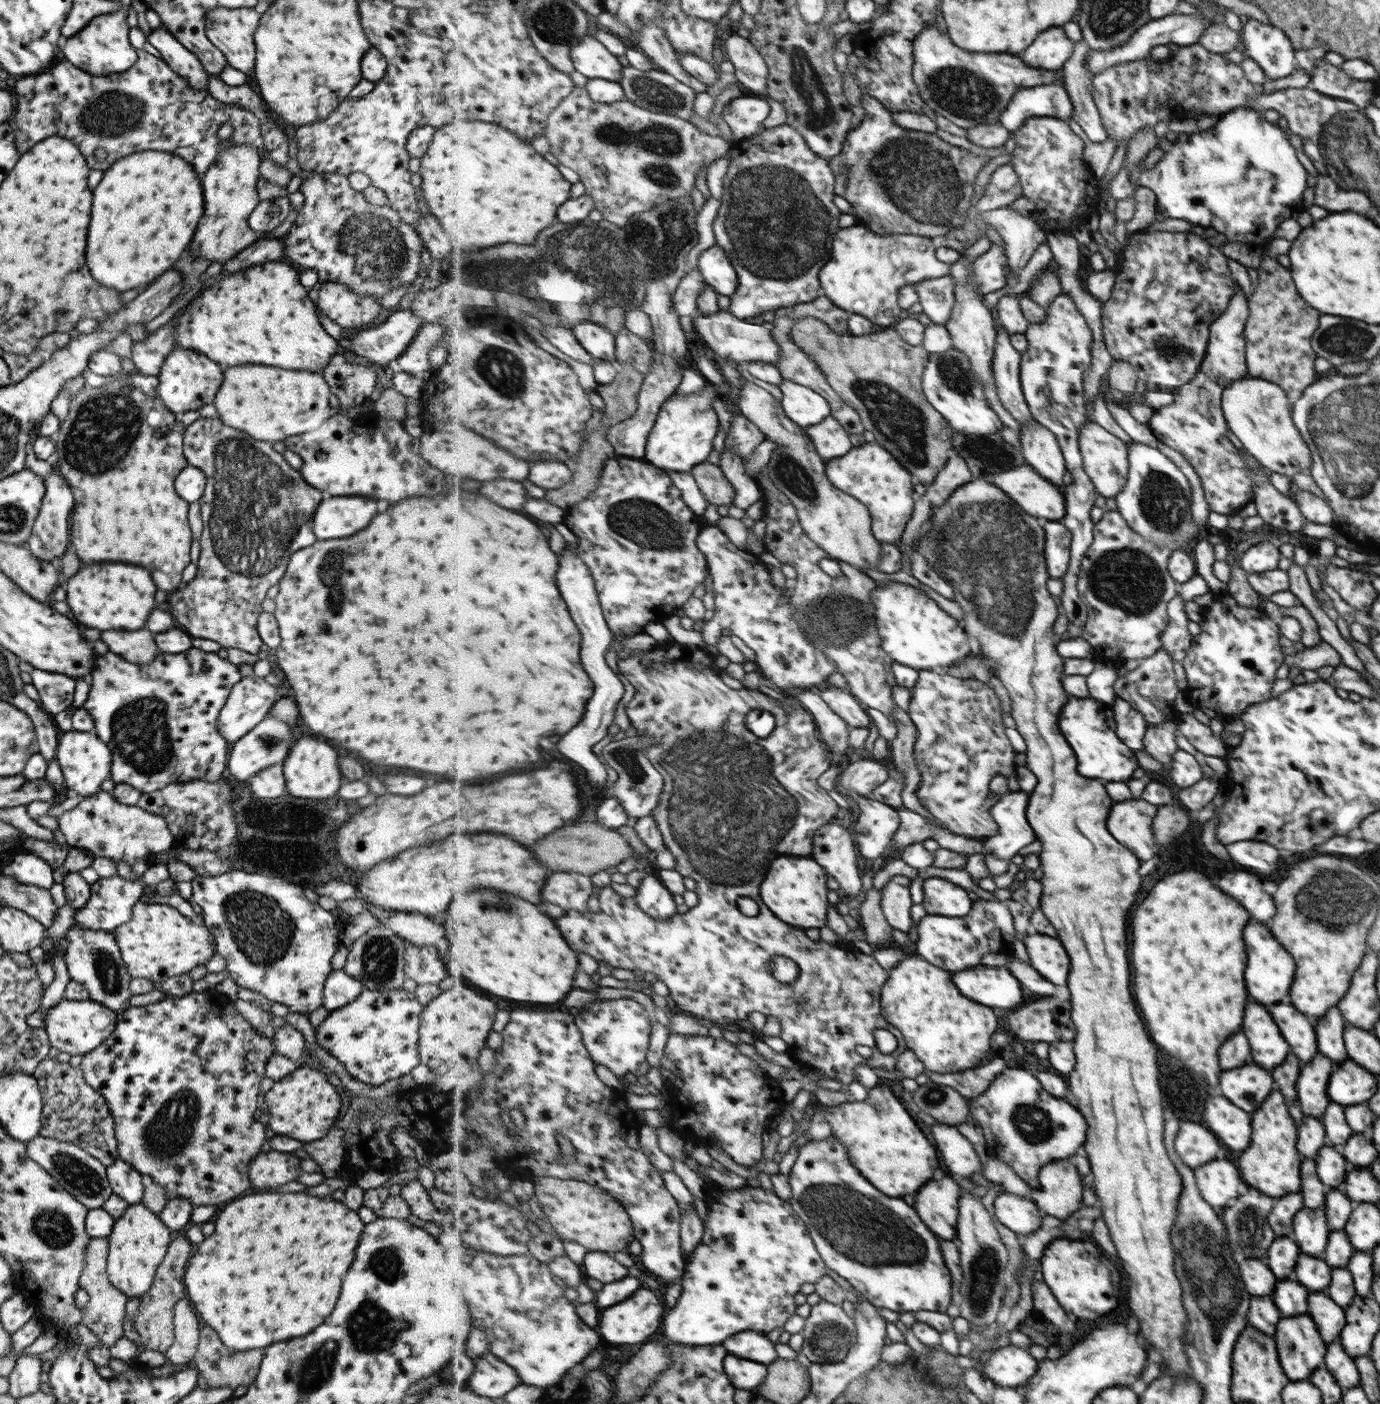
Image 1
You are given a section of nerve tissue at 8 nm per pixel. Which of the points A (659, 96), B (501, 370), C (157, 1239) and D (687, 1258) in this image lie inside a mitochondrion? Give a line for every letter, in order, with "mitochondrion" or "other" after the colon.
A: mitochondrion
B: mitochondrion
C: other
D: other

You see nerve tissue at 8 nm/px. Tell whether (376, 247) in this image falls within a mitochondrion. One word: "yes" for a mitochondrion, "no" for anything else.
yes

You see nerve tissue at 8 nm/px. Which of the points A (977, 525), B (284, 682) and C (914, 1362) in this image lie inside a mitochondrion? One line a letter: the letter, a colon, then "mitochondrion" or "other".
A: mitochondrion
B: other
C: other

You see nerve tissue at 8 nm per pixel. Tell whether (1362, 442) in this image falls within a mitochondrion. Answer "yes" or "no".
yes

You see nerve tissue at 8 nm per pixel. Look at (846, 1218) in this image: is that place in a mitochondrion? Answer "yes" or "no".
yes

